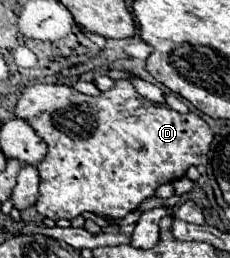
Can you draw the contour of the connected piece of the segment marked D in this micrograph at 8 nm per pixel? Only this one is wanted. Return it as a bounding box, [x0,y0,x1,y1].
[16,80,214,220]

